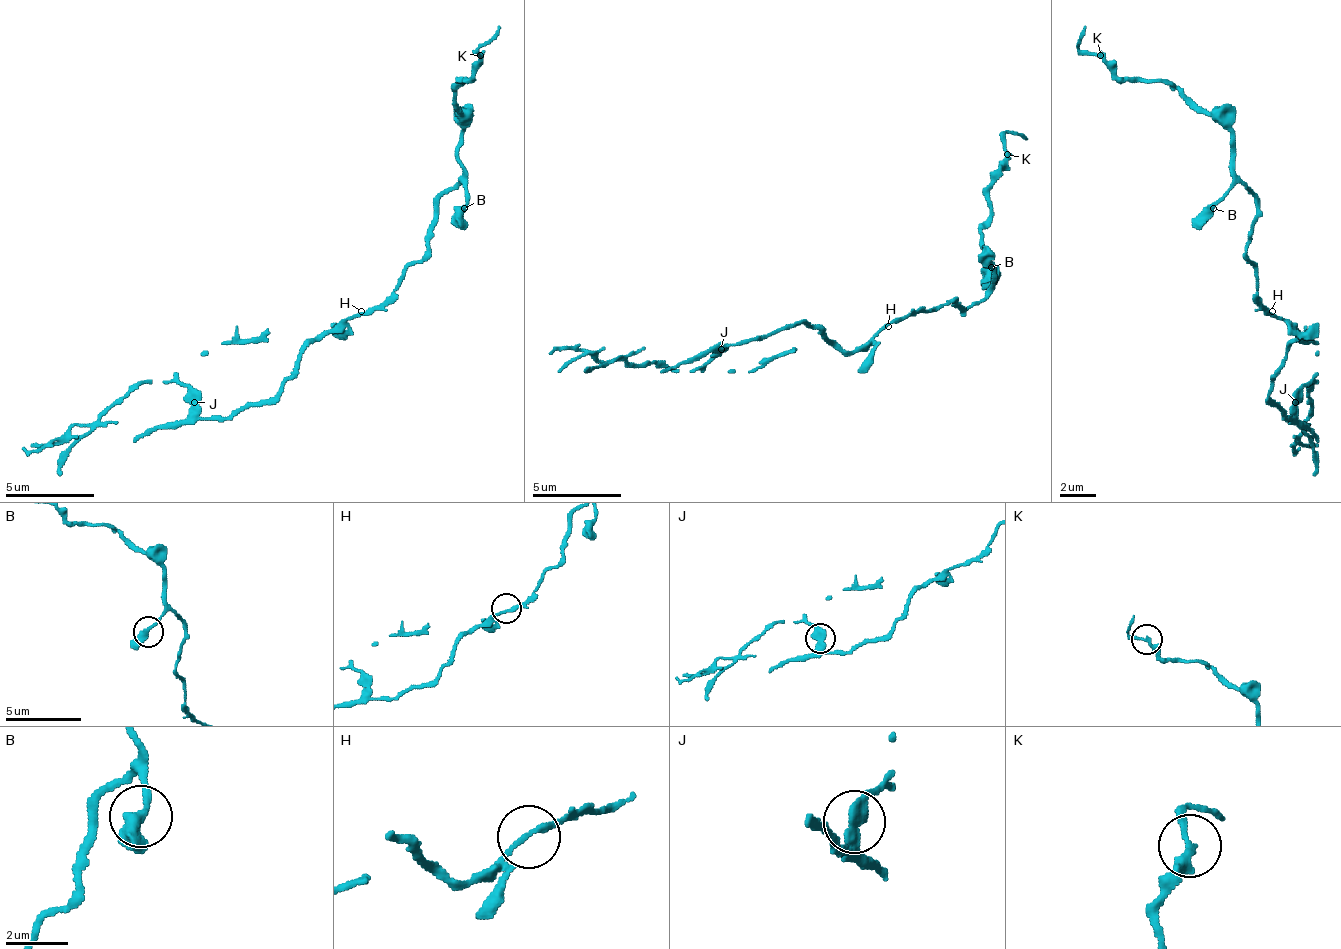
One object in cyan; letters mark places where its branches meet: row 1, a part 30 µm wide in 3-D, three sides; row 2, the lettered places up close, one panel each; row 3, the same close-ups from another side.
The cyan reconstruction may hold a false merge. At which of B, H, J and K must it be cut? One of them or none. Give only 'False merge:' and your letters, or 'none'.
False merge: J

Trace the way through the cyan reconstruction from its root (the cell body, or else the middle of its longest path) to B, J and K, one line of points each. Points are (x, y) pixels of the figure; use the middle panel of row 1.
B: (888, 326), (919, 312), (932, 312), (950, 299), (964, 312), (973, 308), (991, 290), (991, 267)
J: (888, 326), (883, 326), (852, 352), (843, 352), (812, 326), (785, 326), (753, 339), (726, 343), (722, 348)
K: (888, 326), (932, 312), (950, 299), (964, 312), (991, 290), (982, 231), (991, 223), (991, 178), (1009, 155)

